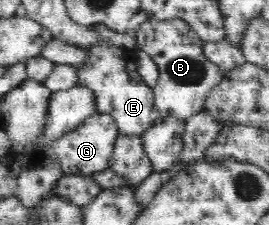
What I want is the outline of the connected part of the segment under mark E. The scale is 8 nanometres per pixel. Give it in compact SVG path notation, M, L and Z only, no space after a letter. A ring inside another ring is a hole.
M94 43L88 48L88 56L78 68L78 83L94 92L96 113L110 114L116 120L119 136L142 135L160 117L154 105L153 89L139 74L133 51L112 45Z

